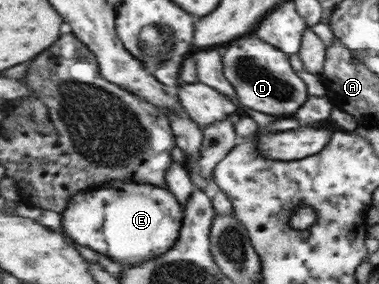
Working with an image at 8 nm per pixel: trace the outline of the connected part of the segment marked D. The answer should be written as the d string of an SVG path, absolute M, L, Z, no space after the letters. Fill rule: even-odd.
M261 38L239 39L223 55L225 75L237 89L239 101L247 108L271 115L291 115L299 111L299 105L305 105L310 98L308 85L291 67L289 54L277 49L277 46ZM297 105L297 107L295 107Z

